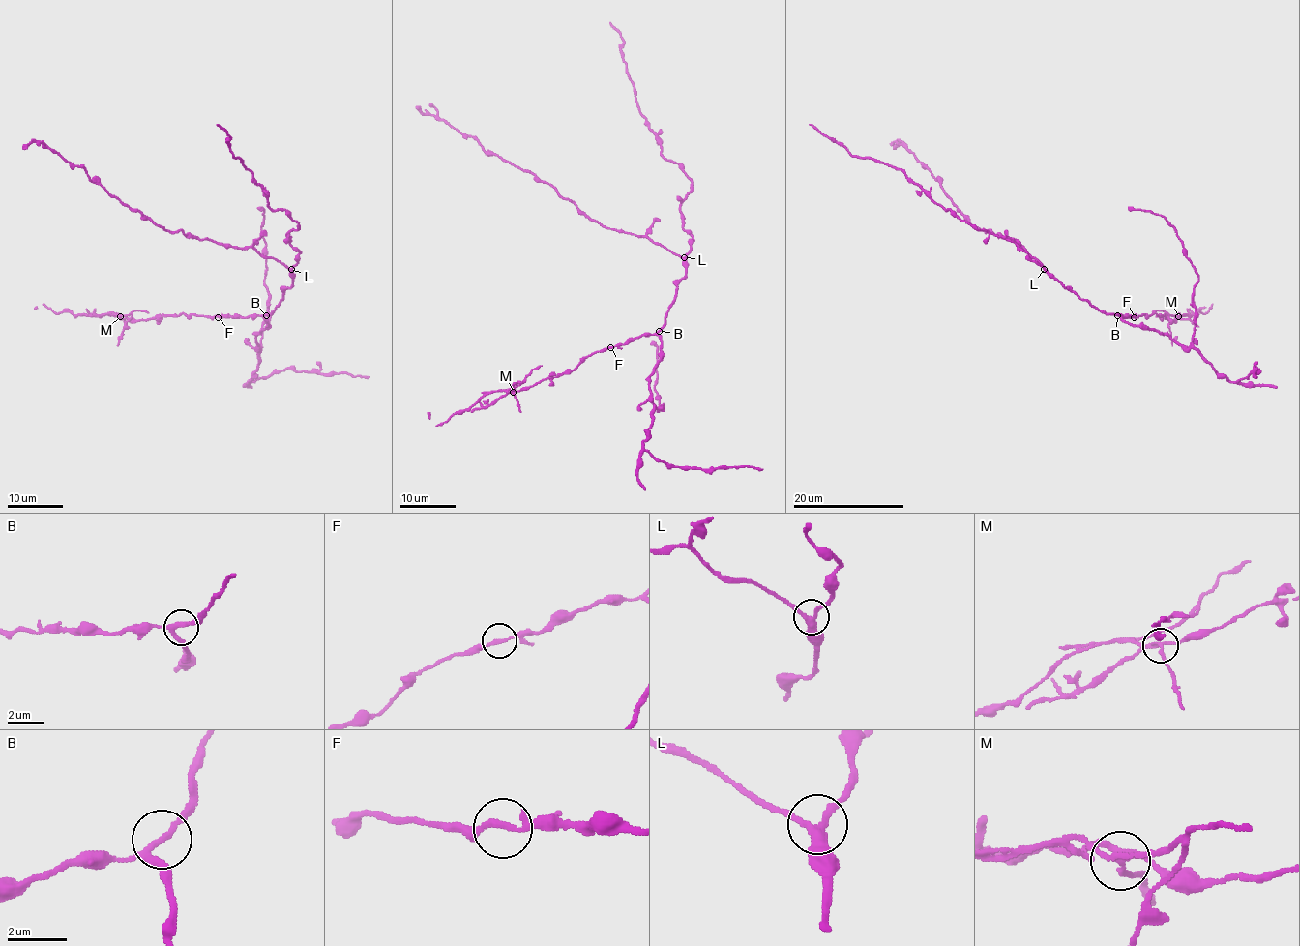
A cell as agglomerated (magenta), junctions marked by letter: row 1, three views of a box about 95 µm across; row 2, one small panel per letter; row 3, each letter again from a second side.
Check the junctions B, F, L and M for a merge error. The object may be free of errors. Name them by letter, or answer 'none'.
M

